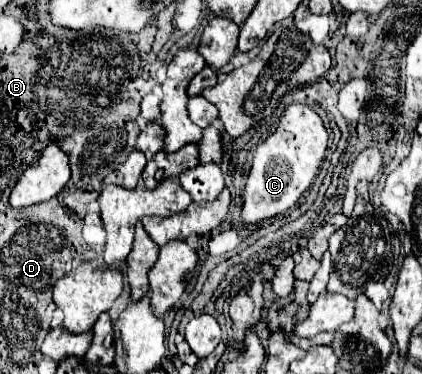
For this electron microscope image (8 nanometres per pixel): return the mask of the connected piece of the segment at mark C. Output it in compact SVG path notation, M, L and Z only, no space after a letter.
M302 103L290 105L284 111L276 131L268 139L258 143L258 147L254 149L252 169L246 179L244 203L240 213L244 225L256 225L260 221L286 215L312 185L318 167L324 159L326 143L328 133L324 129L320 115L308 105Z

